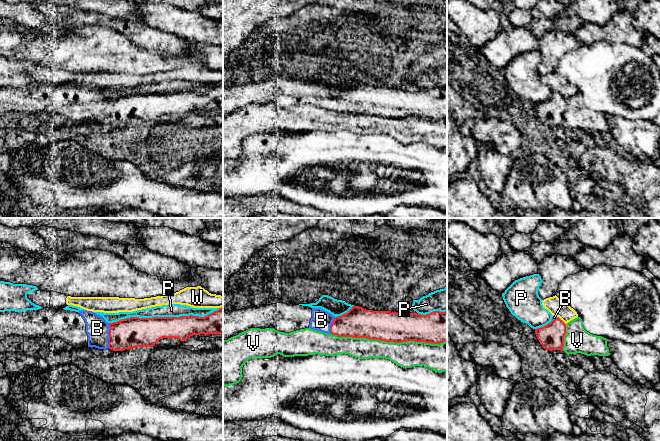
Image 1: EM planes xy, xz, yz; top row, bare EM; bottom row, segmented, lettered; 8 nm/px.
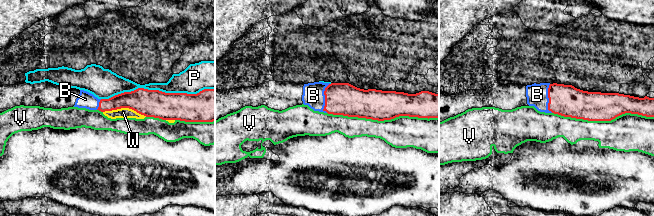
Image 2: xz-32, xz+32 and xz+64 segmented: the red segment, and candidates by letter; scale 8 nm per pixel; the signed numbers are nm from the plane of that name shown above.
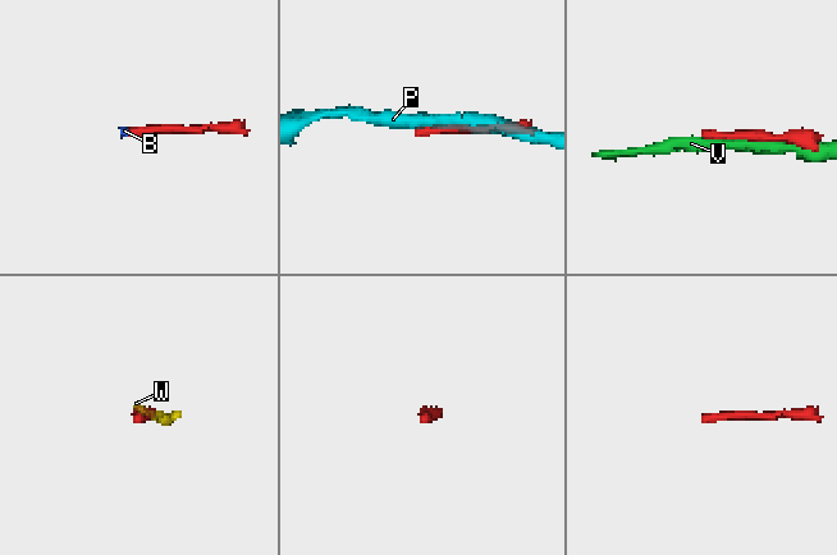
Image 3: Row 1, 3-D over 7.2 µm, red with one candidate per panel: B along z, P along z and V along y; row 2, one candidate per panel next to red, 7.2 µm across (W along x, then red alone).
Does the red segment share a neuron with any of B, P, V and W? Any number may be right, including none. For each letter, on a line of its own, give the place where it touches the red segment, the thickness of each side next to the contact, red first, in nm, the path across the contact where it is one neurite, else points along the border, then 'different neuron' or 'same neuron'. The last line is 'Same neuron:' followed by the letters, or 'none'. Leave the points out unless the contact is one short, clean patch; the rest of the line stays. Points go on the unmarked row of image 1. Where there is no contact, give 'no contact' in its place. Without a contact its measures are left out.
B: contact xy (109, 111); calibres 240 and 180 nm; way xy (132, 108), (121, 111), (109, 111), (104, 111), (97, 104); same neuron
P: contact xy (163, 93); calibres 240 and 110 nm; different neuron
V: contact xz (388, 117); calibres 240 and 220 nm; different neuron
W: contact yz (562, 97); calibres 200 and 140 nm; different neuron
Same neuron: B

